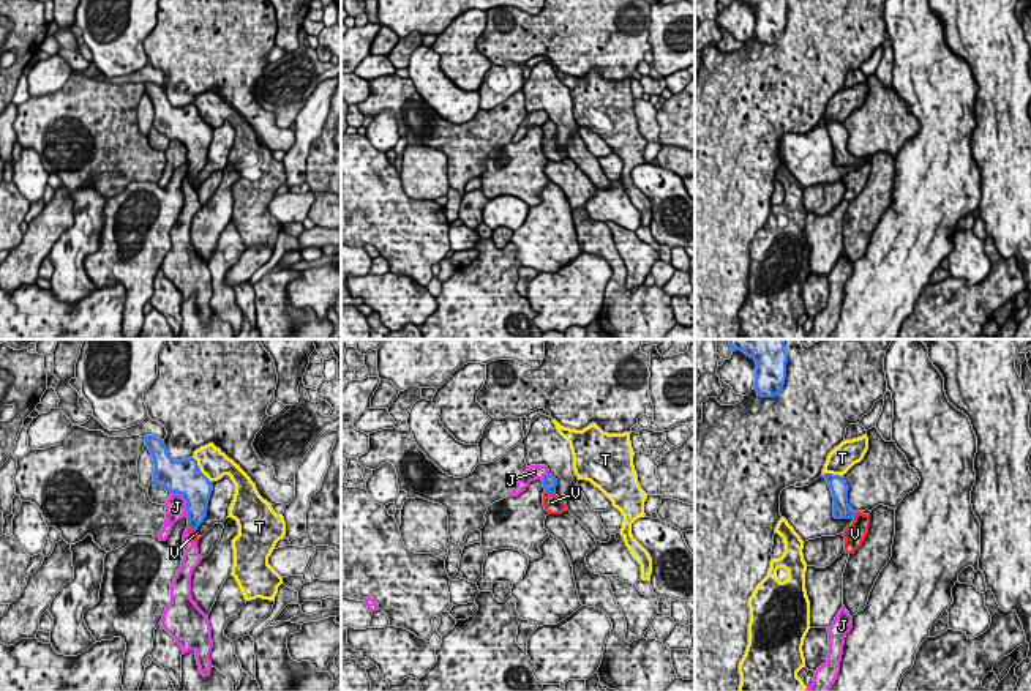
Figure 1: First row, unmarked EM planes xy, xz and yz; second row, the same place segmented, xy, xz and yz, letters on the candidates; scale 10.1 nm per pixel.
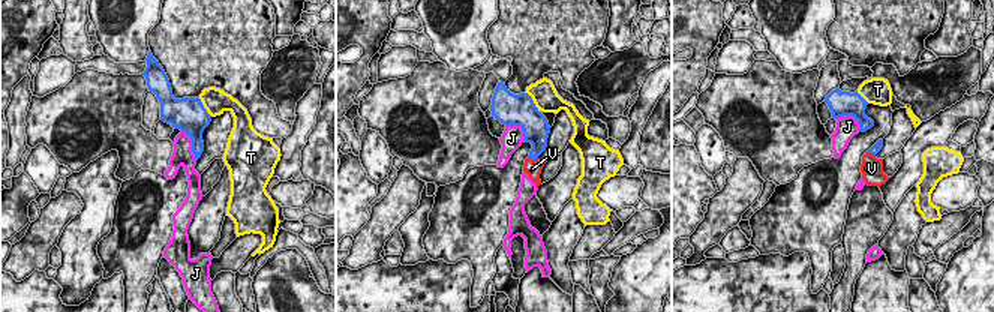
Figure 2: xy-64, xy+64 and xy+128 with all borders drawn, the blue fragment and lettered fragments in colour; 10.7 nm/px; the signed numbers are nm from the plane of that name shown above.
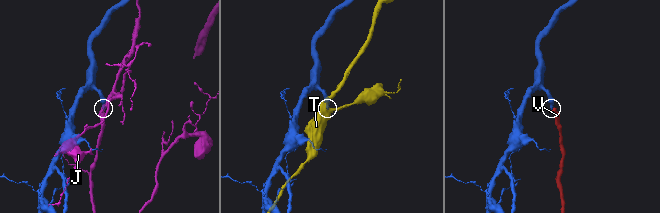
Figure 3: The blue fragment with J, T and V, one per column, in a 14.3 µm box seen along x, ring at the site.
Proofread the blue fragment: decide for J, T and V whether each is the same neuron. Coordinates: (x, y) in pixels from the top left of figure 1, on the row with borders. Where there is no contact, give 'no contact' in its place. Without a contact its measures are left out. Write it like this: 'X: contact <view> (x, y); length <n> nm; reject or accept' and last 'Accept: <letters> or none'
J: contact xy (185, 499); length 300 nm; reject
T: contact xy (199, 469); length 340 nm; reject
V: contact xz (550, 493); length 120 nm; accept
Accept: V

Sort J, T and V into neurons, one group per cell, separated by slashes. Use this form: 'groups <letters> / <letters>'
groups J / T / V

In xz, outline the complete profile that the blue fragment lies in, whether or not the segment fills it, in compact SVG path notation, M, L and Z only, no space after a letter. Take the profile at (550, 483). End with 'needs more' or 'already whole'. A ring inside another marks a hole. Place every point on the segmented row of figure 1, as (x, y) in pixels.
M548 473L542 480L545 492L543 492L543 506L549 514L562 514L568 511L567 505L556 495L557 480Z; needs more

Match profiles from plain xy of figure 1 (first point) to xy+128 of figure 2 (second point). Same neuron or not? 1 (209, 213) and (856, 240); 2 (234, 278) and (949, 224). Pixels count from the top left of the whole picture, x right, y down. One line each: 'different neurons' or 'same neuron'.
1: different neurons
2: same neuron

